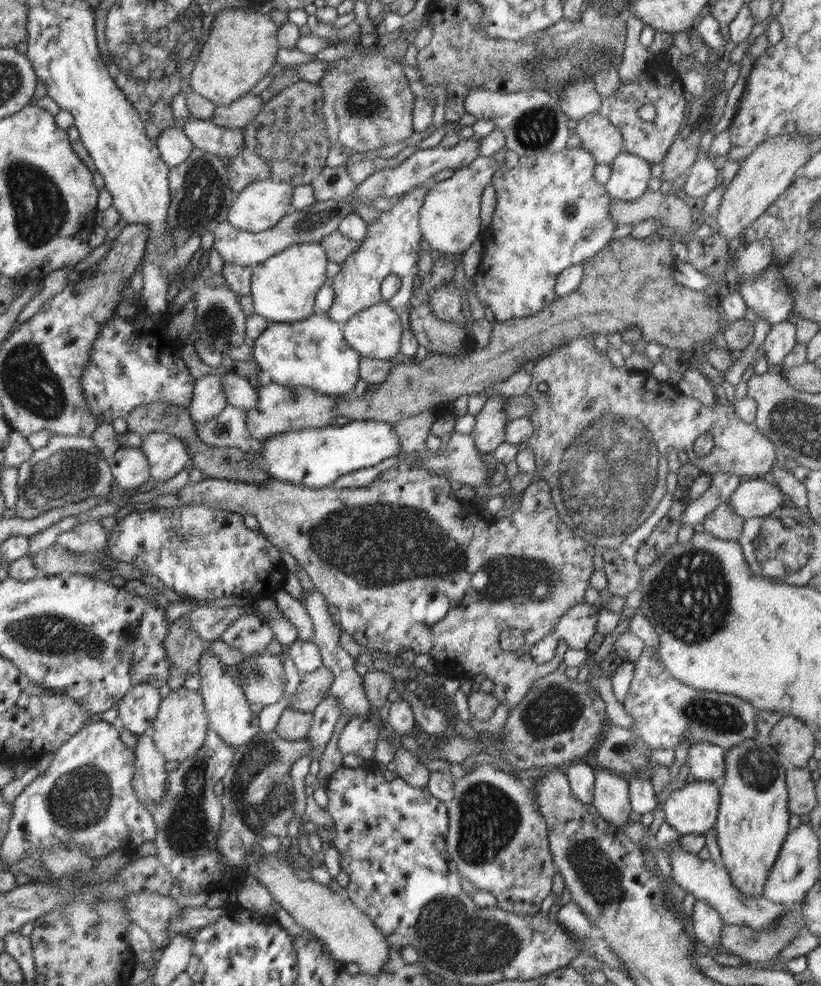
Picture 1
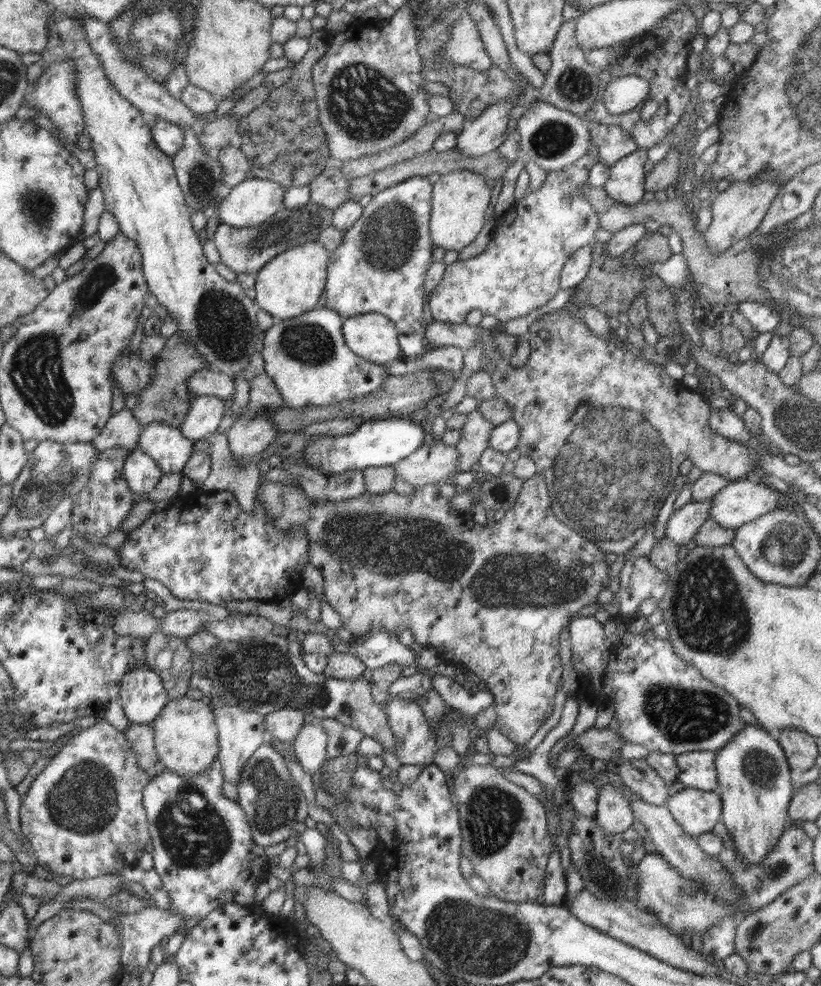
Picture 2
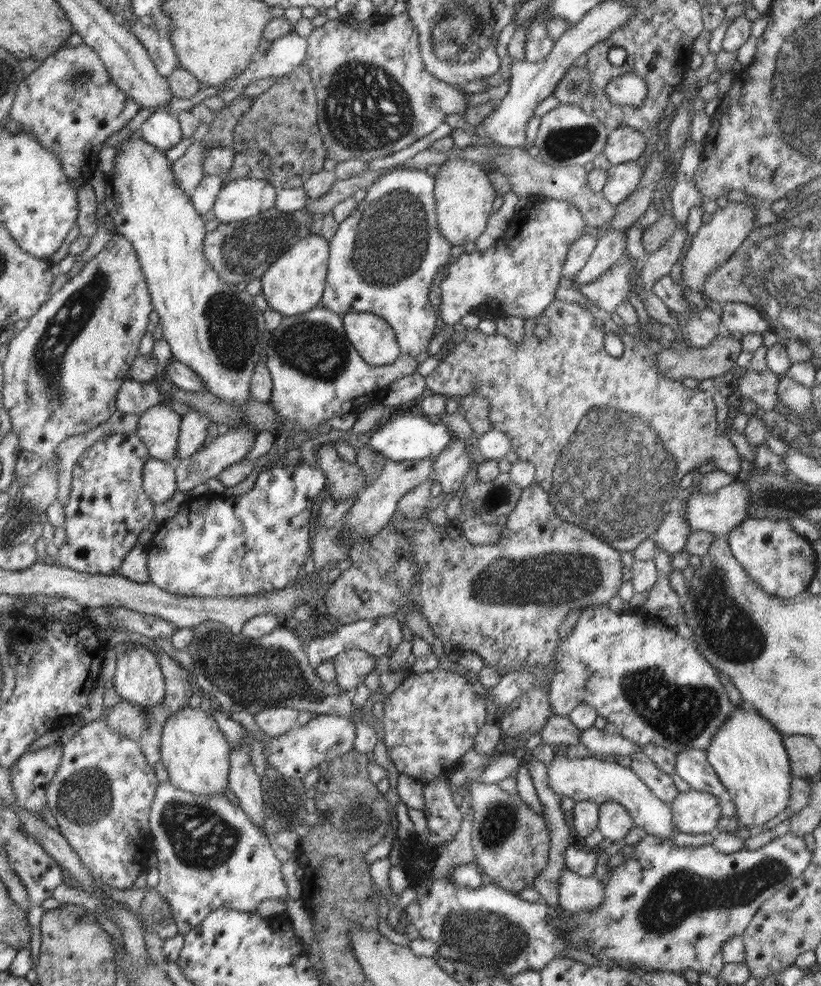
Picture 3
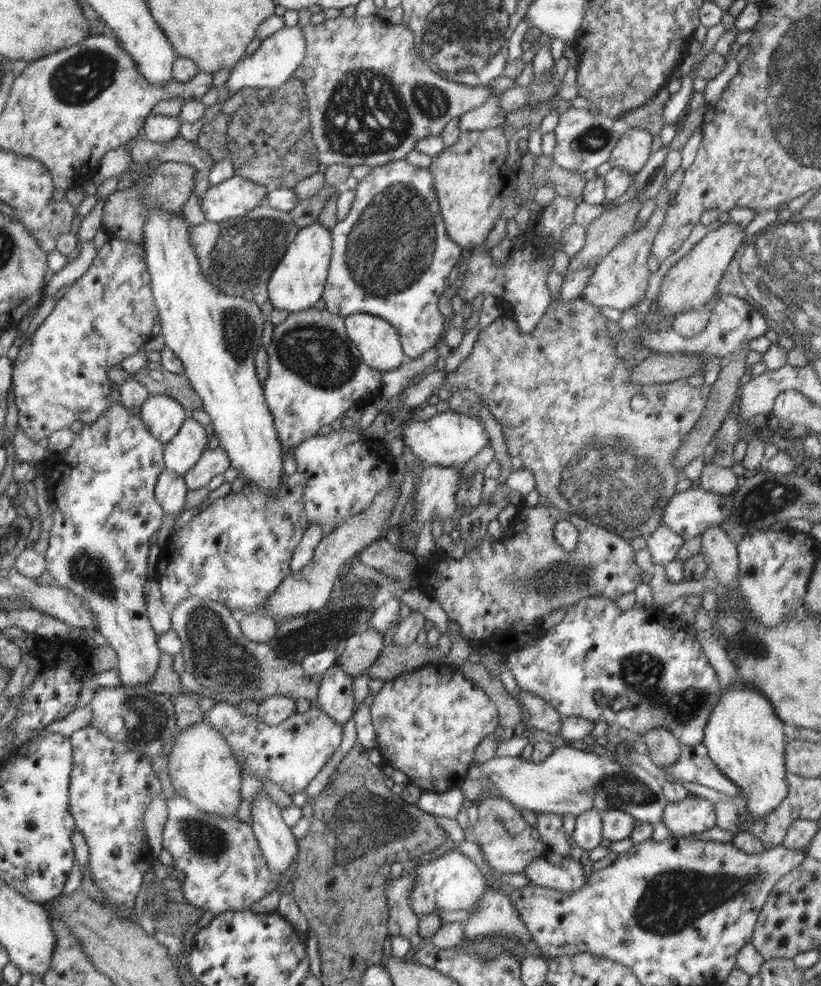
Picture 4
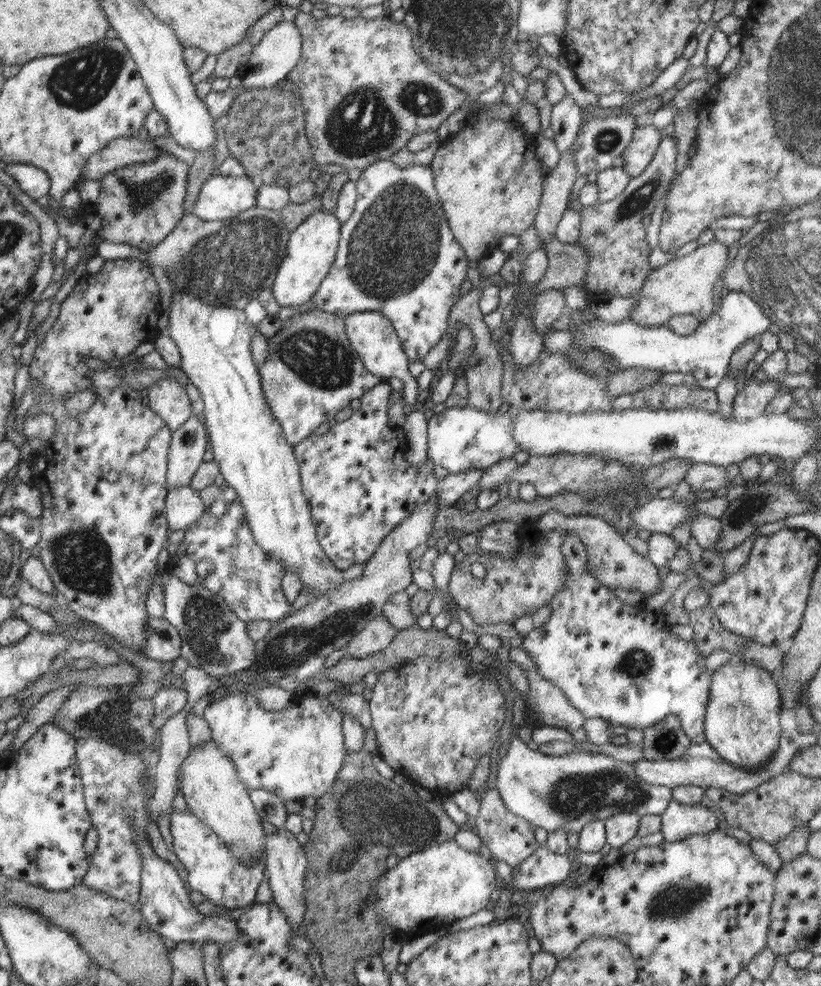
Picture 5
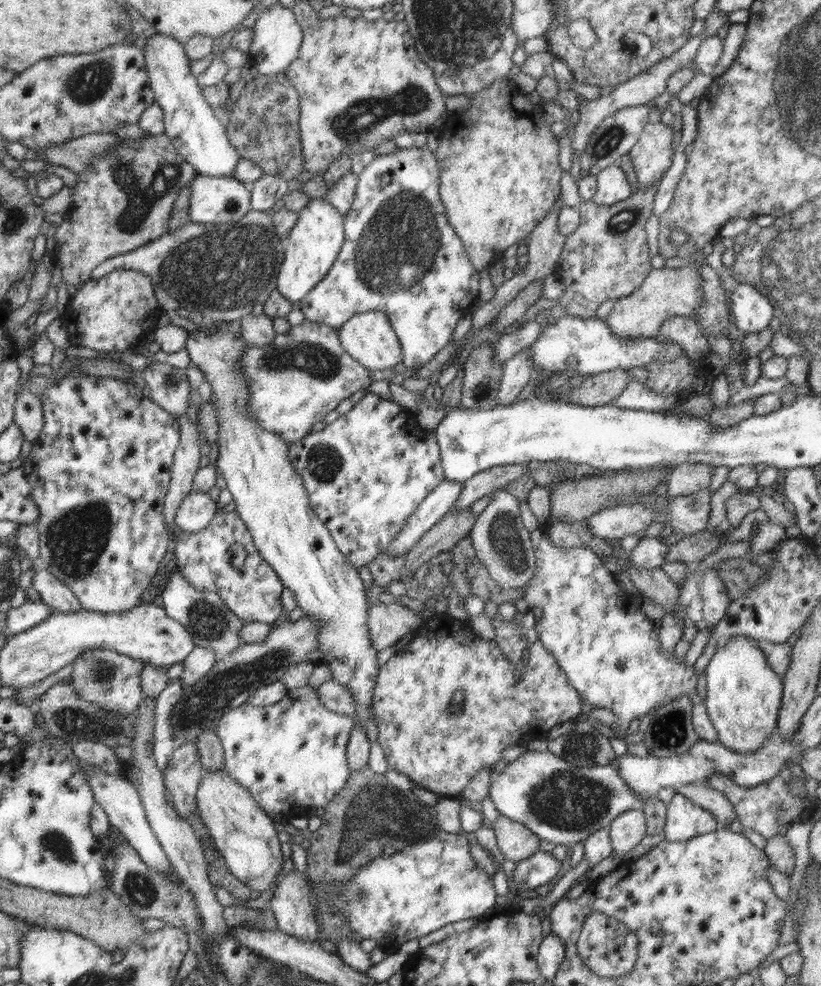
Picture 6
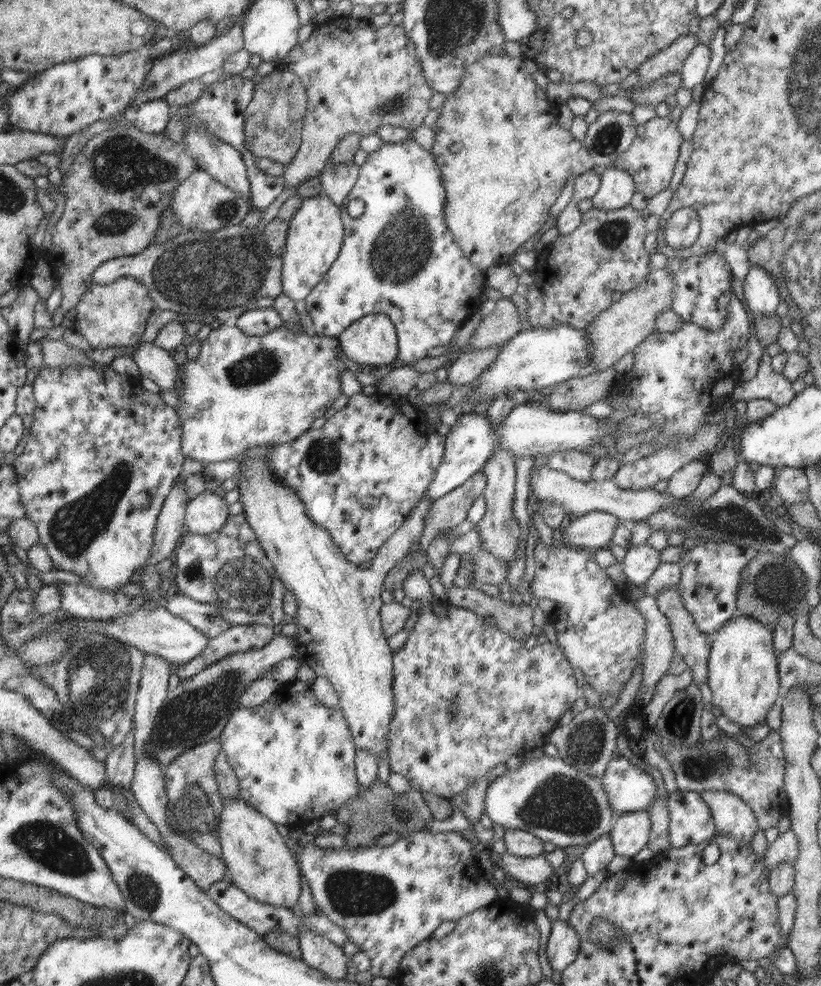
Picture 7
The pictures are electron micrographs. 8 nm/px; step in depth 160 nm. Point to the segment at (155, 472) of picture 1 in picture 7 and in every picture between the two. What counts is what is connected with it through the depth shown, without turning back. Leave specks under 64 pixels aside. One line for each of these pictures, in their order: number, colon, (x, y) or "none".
2: (170, 449)
3: (158, 428)
4: (163, 415)
5: (168, 399)
6: (170, 388)
7: (157, 364)

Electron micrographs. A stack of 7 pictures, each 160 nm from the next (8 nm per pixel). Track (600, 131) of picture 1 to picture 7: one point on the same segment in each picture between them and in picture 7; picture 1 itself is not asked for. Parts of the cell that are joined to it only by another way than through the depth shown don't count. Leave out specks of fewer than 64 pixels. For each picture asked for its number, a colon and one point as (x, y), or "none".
2: (613, 143)
3: (624, 144)
4: (633, 149)
5: (637, 155)
6: (651, 157)
7: (650, 160)

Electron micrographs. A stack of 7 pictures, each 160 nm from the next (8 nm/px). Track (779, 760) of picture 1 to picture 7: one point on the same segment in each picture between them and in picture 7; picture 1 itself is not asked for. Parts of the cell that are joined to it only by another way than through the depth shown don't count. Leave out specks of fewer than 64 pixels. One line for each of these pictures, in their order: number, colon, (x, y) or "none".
2: (755, 788)
3: (747, 753)
4: (744, 738)
5: (742, 723)
6: (743, 697)
7: (743, 676)

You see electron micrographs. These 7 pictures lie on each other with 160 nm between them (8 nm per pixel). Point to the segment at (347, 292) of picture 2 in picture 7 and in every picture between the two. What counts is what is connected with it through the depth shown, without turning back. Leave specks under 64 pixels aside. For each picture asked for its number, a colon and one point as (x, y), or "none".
3: (383, 259)
4: (391, 256)
5: (397, 255)
6: (400, 256)
7: (398, 258)

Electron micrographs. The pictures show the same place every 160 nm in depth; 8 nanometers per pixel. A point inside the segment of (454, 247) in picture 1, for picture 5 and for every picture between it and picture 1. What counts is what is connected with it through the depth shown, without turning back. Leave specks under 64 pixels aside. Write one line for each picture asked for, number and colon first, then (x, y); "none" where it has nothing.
2: (459, 199)
3: (463, 193)
4: (474, 186)
5: (489, 180)

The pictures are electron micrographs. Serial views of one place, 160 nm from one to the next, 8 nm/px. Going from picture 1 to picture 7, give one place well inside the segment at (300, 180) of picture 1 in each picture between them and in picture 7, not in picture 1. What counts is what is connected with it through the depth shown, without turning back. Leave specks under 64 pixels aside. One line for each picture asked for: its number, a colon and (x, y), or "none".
2: (283, 138)
3: (277, 140)
4: (268, 142)
5: (265, 128)
6: (263, 127)
7: (273, 122)

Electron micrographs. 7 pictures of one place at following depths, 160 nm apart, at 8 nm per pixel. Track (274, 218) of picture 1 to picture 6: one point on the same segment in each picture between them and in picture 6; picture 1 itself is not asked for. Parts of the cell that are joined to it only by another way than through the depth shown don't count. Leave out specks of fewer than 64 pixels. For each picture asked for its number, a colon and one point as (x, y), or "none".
2: (254, 200)
3: (239, 199)
4: (234, 197)
5: (221, 197)
6: (214, 200)

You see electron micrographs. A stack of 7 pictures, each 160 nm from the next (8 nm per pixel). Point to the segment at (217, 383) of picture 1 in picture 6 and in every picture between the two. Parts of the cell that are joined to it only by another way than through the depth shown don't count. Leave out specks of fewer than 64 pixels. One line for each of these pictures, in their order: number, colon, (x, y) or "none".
2: (206, 412)
3: (193, 430)
4: (181, 453)
5: (189, 442)
6: (185, 464)

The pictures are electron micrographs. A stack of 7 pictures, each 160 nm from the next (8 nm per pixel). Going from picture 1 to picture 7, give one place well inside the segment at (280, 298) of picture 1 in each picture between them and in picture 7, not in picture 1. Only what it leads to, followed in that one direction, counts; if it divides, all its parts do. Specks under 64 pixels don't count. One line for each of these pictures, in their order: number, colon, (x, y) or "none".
2: (293, 283)
3: (295, 283)
4: (297, 283)
5: (311, 249)
6: (312, 246)
7: (315, 233)

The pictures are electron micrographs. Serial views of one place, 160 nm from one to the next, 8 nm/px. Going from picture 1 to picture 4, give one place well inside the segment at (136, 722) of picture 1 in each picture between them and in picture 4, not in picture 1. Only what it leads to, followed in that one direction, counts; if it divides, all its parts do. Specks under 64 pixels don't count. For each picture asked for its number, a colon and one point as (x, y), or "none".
2: (142, 695)
3: (138, 678)
4: (104, 511)

